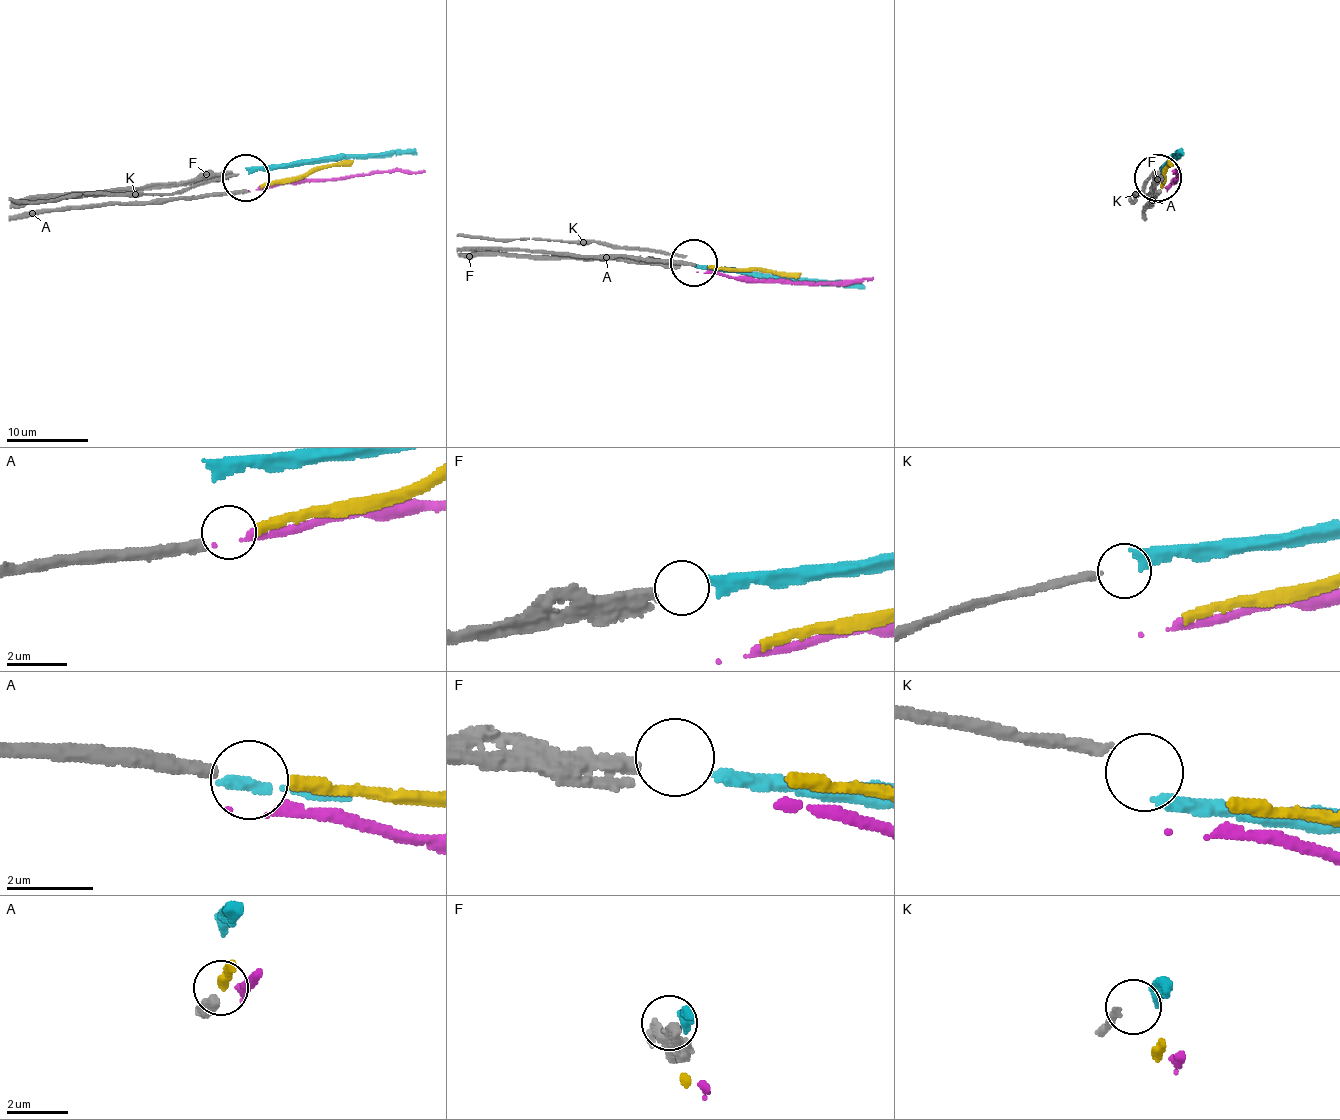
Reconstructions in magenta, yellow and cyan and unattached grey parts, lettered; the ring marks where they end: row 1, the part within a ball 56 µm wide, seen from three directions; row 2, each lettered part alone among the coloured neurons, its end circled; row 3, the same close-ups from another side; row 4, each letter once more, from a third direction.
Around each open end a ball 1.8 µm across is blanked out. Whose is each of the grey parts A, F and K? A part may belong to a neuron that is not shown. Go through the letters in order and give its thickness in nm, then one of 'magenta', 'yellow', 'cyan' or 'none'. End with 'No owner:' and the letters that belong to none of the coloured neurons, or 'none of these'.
A: 340 nm thick; yellow
F: 400 nm thick; cyan
K: 240 nm thick; none
No owner: K

